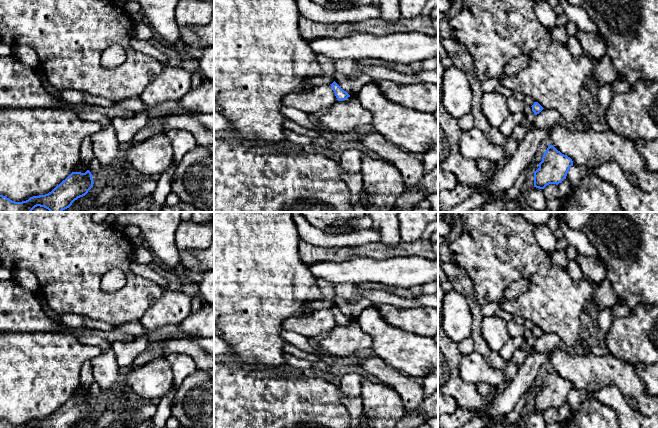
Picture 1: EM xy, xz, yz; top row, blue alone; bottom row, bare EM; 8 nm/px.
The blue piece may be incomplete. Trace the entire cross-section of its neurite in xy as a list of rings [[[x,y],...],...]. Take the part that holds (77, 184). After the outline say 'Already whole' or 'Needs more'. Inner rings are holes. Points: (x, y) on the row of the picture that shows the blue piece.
[[[89,170],[85,173],[72,172],[48,194],[33,196],[22,202],[0,195],[0,212],[31,212],[37,206],[50,212],[62,212],[88,193],[94,184],[92,177]]]. Already whole

